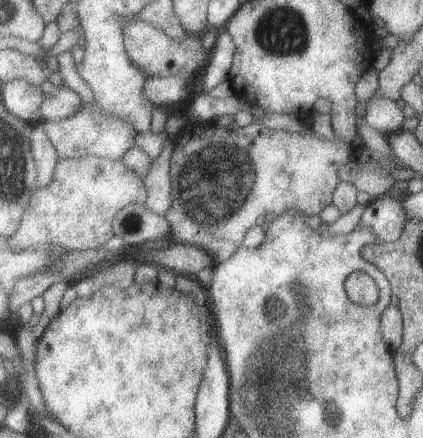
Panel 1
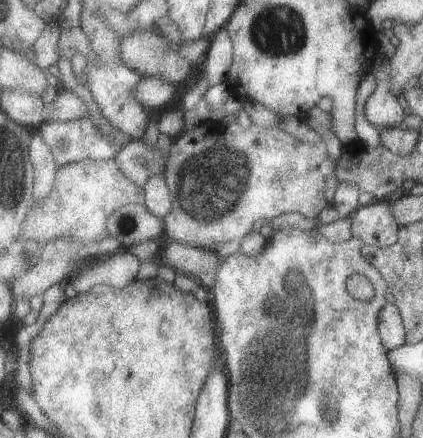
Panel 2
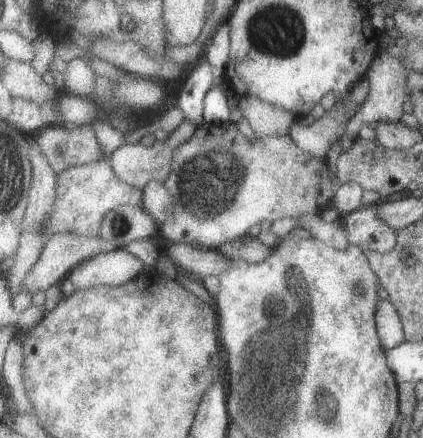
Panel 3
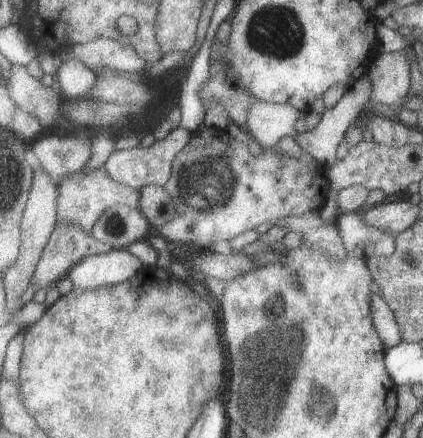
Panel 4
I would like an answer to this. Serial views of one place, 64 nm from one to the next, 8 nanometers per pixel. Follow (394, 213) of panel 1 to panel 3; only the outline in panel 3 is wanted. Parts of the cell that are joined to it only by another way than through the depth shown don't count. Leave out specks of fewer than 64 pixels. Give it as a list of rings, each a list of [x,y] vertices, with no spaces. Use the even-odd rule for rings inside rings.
[[[379,204],[365,206],[365,208],[361,208],[361,210],[357,210],[357,212],[353,212],[353,214],[349,214],[349,216],[343,218],[343,224],[345,224],[347,234],[349,234],[349,244],[357,244],[359,248],[363,248],[365,254],[367,254],[369,250],[385,254],[385,252],[391,252],[391,250],[399,244],[399,232],[393,230],[393,228],[385,222],[385,218],[379,216],[379,210],[377,210],[377,208],[379,208]]]

